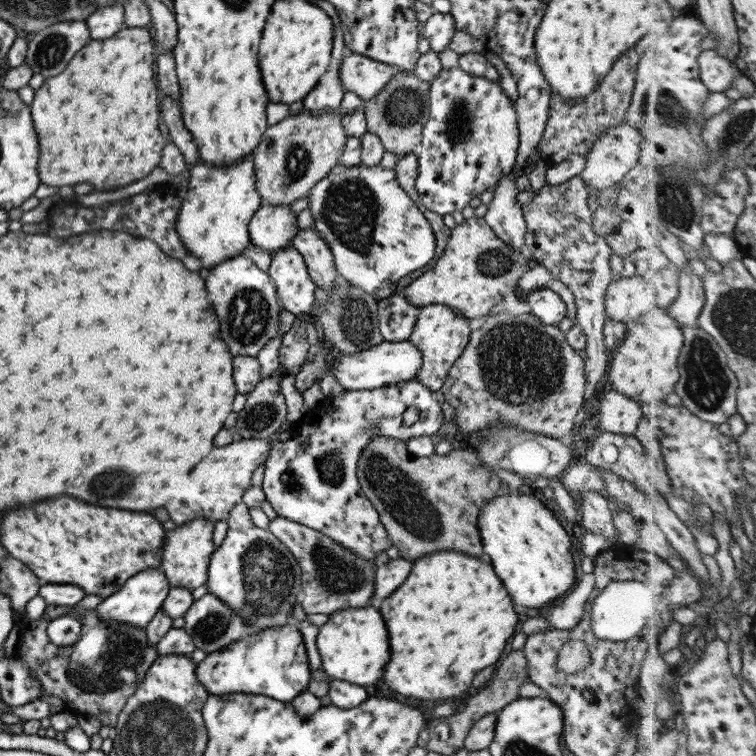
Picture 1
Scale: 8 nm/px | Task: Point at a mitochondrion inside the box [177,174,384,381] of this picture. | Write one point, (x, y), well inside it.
(349, 210)

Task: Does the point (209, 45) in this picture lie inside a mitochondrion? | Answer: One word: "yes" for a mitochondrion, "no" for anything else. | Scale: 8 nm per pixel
no

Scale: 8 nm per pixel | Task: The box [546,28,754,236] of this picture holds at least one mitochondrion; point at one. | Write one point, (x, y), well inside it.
(674, 201)

